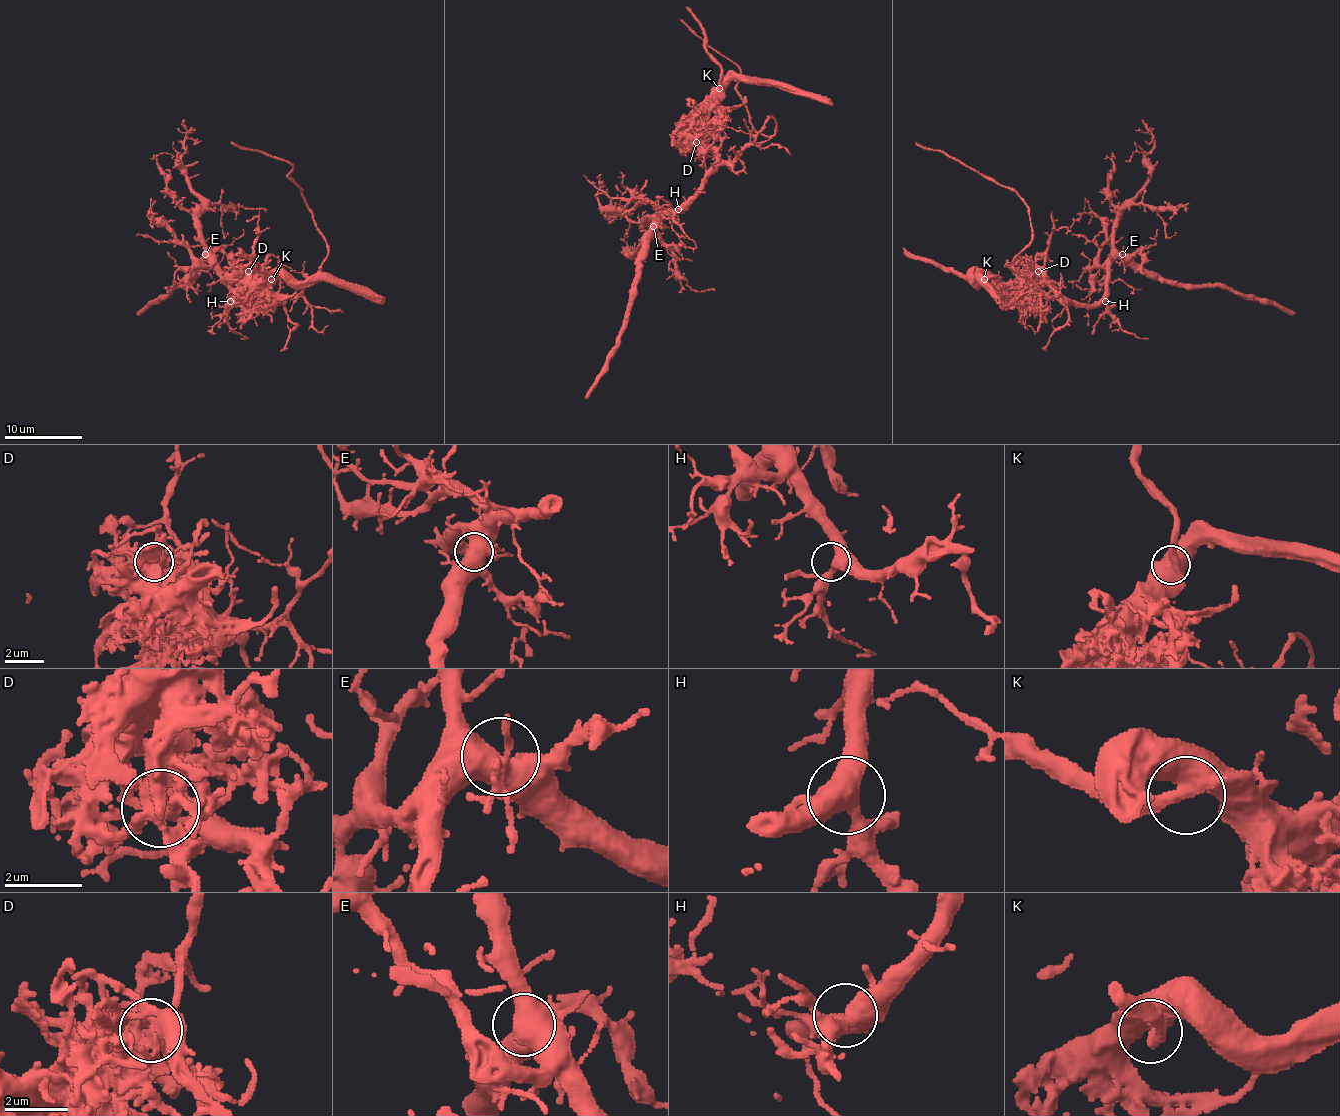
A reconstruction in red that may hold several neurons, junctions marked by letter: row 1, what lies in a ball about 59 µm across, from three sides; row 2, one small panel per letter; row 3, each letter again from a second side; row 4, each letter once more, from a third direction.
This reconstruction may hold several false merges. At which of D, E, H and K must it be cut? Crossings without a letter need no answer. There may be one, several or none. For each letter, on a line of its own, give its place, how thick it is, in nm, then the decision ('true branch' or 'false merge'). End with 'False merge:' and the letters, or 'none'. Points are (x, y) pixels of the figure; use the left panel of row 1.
D: place (248, 271); calibre 360 nm; false merge
E: place (205, 254); calibre 500 nm; true branch
H: place (230, 301); calibre 480 nm; true branch
K: place (271, 279); calibre 550 nm; true branch
False merge: D

